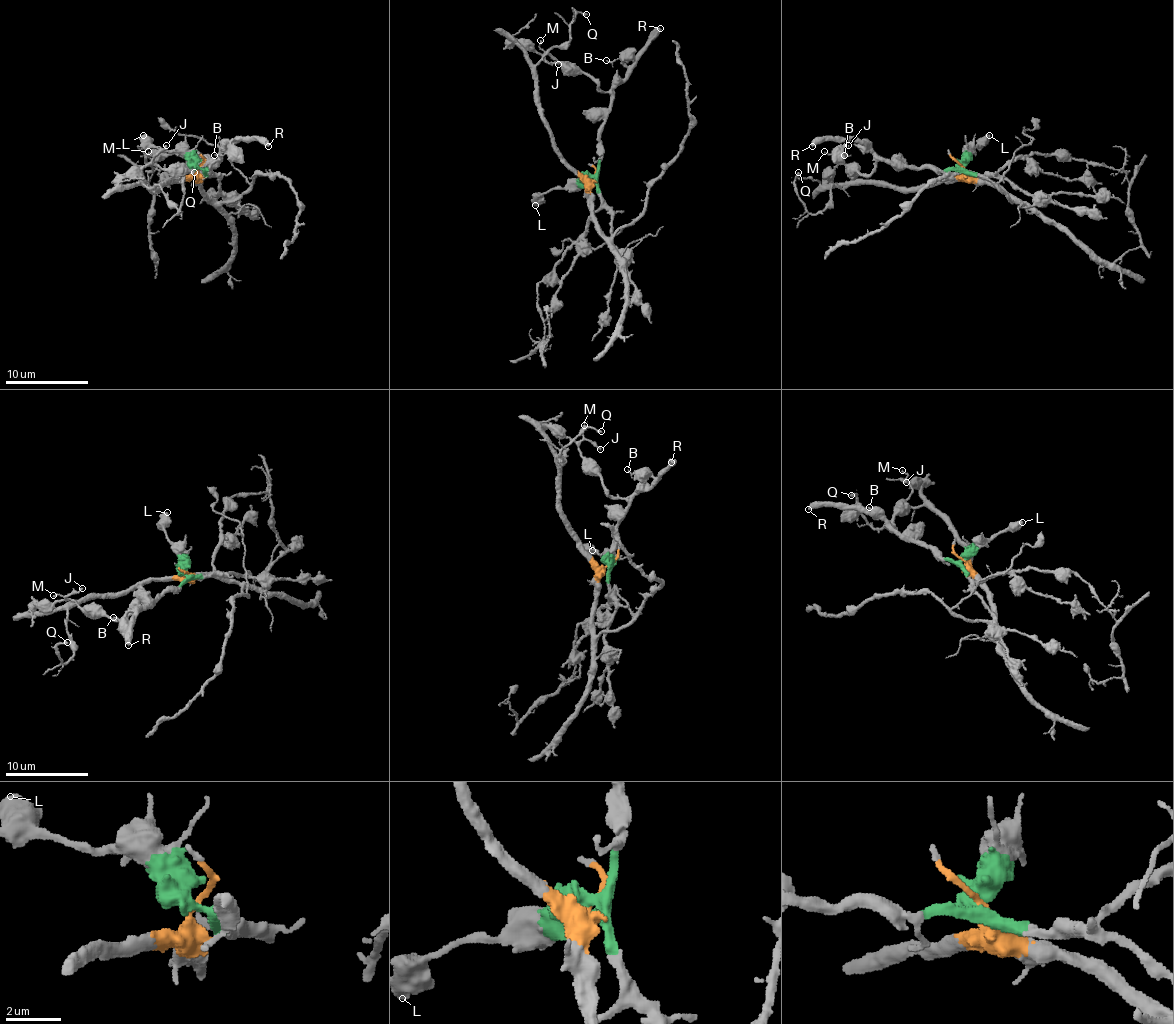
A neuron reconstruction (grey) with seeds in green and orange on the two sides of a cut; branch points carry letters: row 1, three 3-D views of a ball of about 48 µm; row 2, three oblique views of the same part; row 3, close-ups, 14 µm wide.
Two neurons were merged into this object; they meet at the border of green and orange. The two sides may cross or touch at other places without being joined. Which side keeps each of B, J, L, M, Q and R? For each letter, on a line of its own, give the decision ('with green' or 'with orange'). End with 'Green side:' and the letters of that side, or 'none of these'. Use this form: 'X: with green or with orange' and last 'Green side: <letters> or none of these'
B: with green
J: with green
L: with green
M: with green
Q: with orange
R: with green
Green side: B, J, L, M, R

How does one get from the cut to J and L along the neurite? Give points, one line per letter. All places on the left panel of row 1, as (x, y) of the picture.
J: (199, 168), (207, 170), (219, 159), (205, 174), (159, 168), (153, 163), (155, 155), (165, 145)
L: (199, 168), (178, 151), (157, 149), (143, 134)

